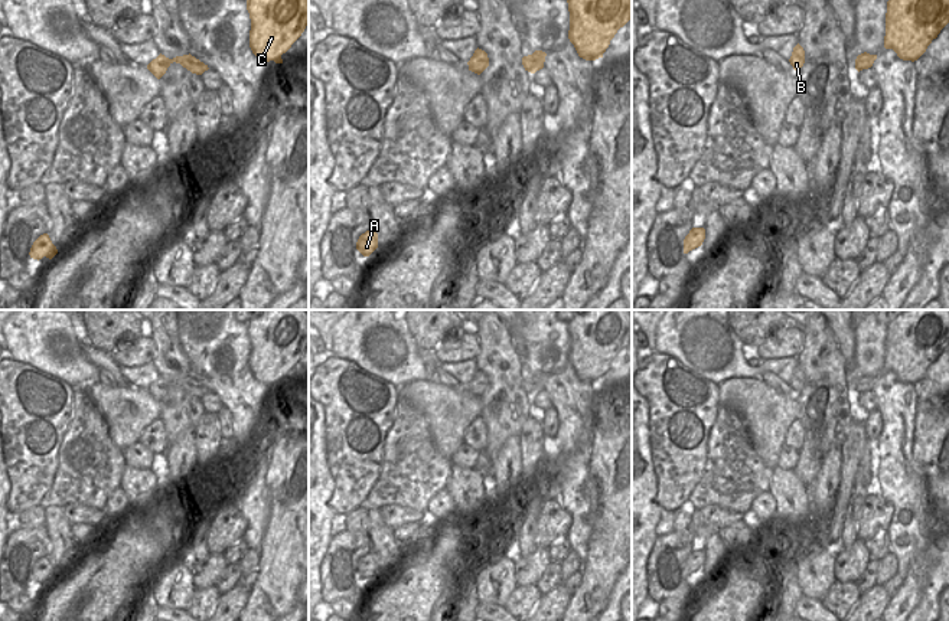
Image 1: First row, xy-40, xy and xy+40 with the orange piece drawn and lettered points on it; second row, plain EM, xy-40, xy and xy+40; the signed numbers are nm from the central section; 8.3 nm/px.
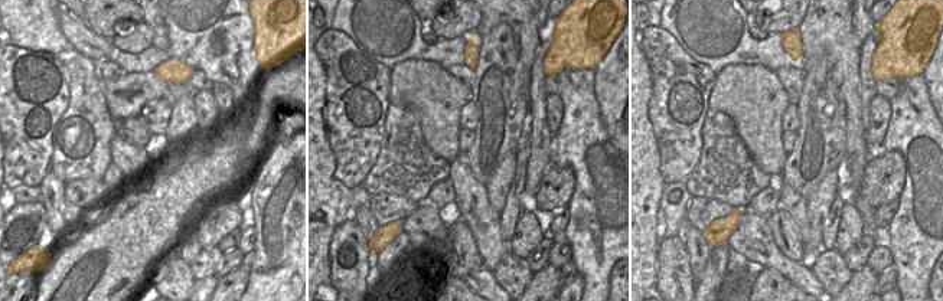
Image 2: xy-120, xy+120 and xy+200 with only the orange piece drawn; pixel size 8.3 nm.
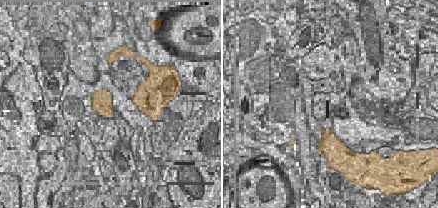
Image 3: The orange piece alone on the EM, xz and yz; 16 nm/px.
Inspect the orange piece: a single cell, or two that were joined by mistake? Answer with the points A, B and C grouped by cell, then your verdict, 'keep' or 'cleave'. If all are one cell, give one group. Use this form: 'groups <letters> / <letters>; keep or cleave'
groups A B C; keep

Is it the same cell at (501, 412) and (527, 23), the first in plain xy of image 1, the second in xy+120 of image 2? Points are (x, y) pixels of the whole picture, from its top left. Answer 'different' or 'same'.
different

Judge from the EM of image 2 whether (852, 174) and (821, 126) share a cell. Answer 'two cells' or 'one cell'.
two cells

